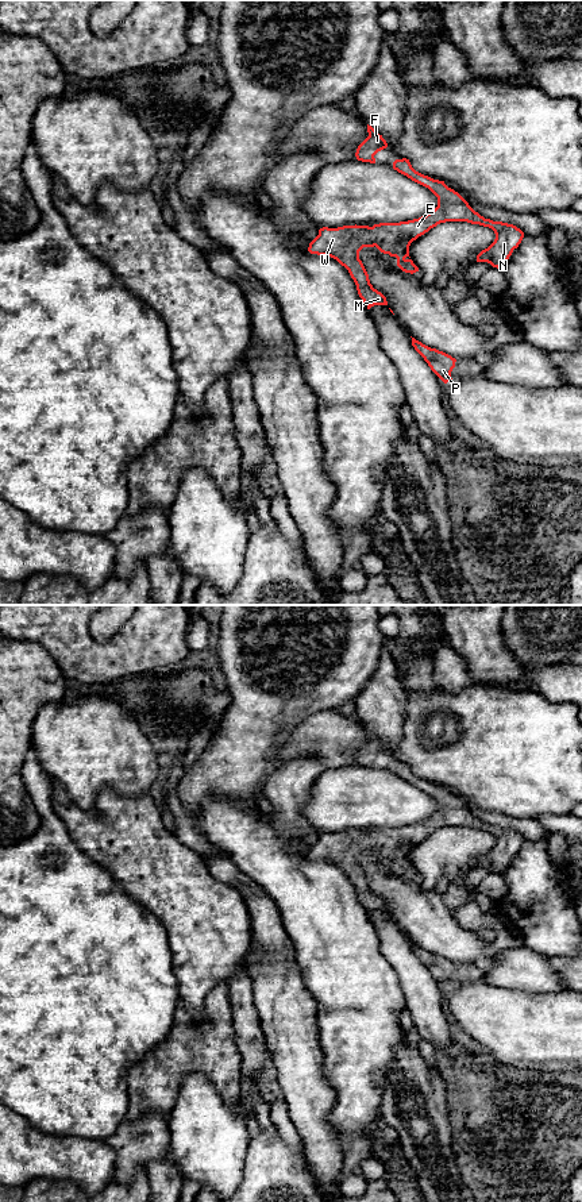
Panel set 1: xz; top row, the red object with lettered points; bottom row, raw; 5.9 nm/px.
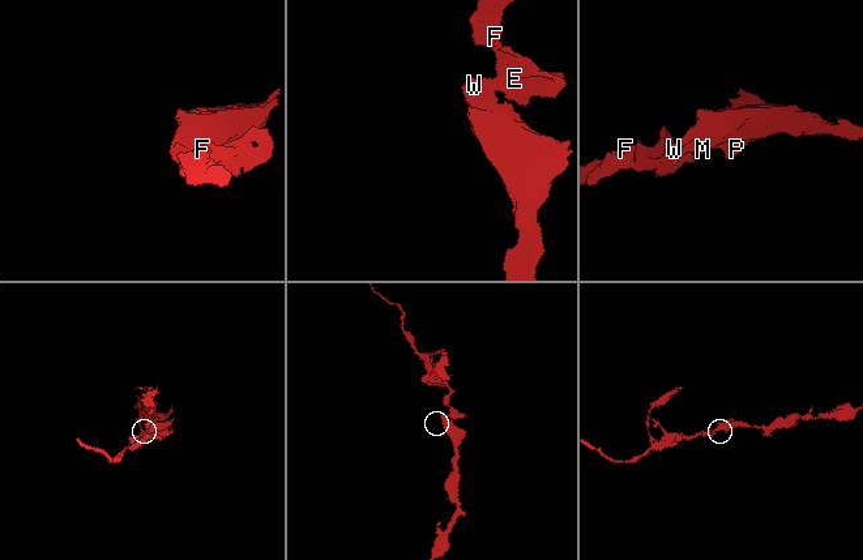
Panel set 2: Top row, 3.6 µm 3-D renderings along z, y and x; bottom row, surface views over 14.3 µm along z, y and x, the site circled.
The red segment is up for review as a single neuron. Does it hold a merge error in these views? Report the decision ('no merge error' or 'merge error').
no merge error

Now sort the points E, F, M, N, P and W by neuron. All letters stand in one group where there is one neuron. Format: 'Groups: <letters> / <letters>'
Groups: E F M N P W

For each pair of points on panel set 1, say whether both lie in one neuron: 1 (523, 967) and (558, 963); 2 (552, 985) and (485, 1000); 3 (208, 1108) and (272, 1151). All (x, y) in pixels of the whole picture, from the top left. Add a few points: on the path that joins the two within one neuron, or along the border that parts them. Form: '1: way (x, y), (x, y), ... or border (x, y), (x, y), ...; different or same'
1: border (547, 958), (567, 989); different
2: way (536, 1000), (501, 1000); same
3: border (250, 1139), (242, 1170); different

